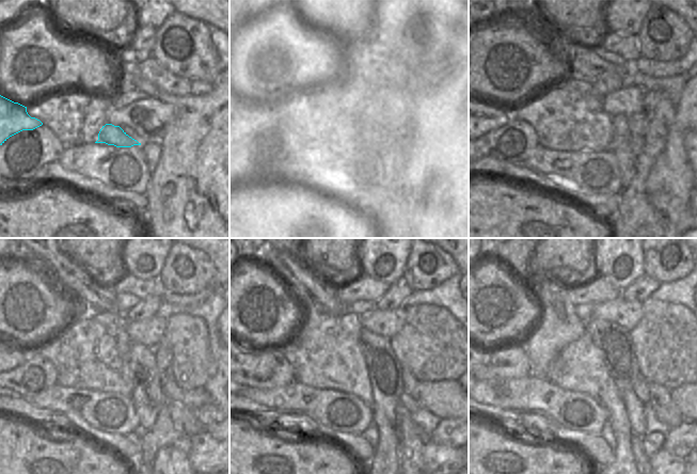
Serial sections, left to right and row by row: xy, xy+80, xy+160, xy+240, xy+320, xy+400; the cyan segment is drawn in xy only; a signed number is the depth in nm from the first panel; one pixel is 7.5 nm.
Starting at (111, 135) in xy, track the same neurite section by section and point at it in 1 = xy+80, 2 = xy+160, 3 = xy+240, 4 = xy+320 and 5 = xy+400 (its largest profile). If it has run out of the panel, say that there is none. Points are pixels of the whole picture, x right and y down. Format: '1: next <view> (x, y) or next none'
1: next xy+80 (370, 136)
2: next xy+160 (639, 122)
3: next xy+240 (163, 356)
4: next xy+320 (410, 383)
5: next xy+400 (663, 406)

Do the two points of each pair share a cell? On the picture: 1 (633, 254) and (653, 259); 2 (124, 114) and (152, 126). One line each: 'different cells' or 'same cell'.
1: different cells
2: same cell

